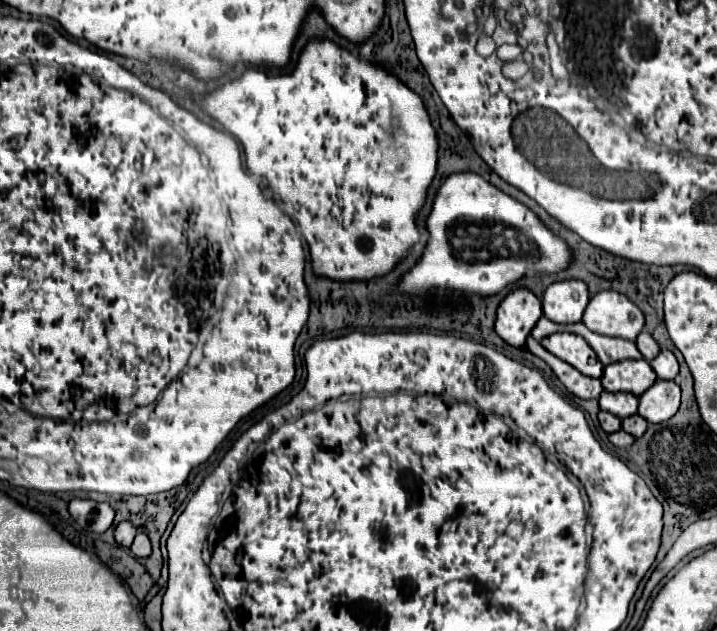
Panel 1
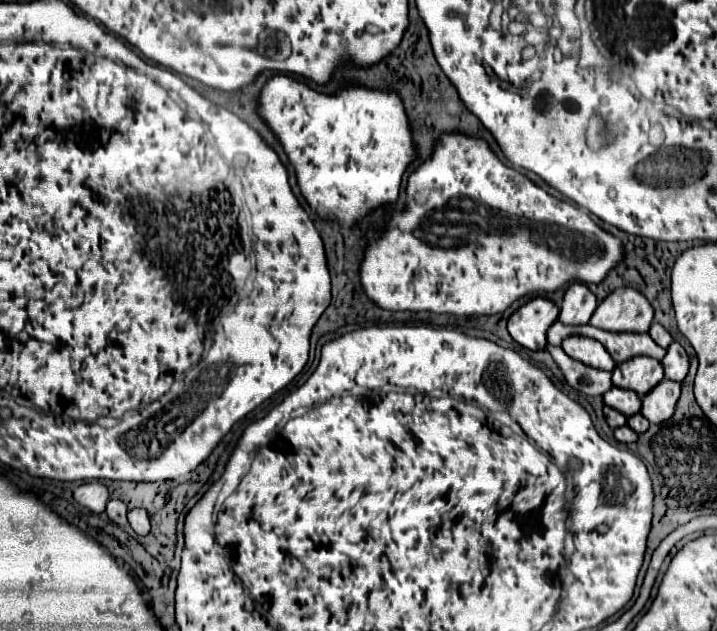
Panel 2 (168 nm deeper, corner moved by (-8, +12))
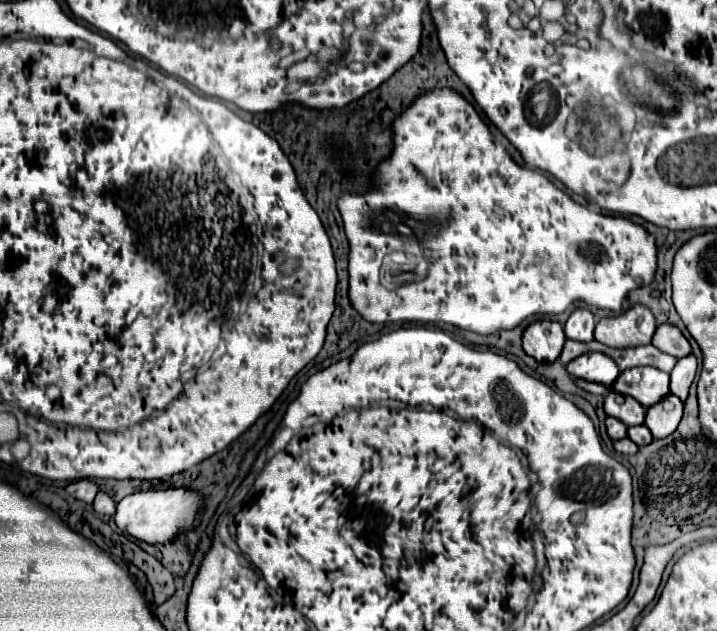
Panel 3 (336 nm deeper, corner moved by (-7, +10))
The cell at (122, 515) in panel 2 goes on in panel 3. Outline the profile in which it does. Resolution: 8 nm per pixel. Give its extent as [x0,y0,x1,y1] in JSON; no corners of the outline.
[93,490,115,518]

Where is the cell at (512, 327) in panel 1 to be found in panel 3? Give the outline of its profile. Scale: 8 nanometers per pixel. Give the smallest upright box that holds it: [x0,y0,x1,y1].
[523,322,565,364]

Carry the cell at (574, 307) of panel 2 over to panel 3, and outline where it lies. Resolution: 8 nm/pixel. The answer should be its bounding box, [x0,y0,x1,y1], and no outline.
[565,310,595,342]

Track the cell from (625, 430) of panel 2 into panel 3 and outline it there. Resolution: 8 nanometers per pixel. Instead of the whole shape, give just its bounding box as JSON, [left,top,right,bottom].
[613,438,637,454]

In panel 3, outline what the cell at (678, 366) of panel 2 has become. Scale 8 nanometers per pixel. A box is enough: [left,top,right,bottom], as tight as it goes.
[671,354,697,402]

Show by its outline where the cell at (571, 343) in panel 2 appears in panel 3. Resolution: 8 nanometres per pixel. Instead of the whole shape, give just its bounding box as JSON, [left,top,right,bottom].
[567,352,621,386]

